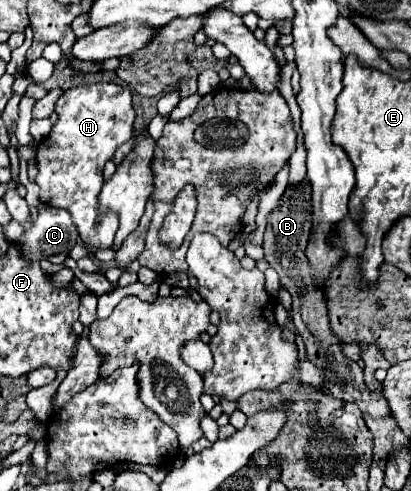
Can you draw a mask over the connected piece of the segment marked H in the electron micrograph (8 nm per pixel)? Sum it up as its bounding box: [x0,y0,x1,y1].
[35,83,135,249]

